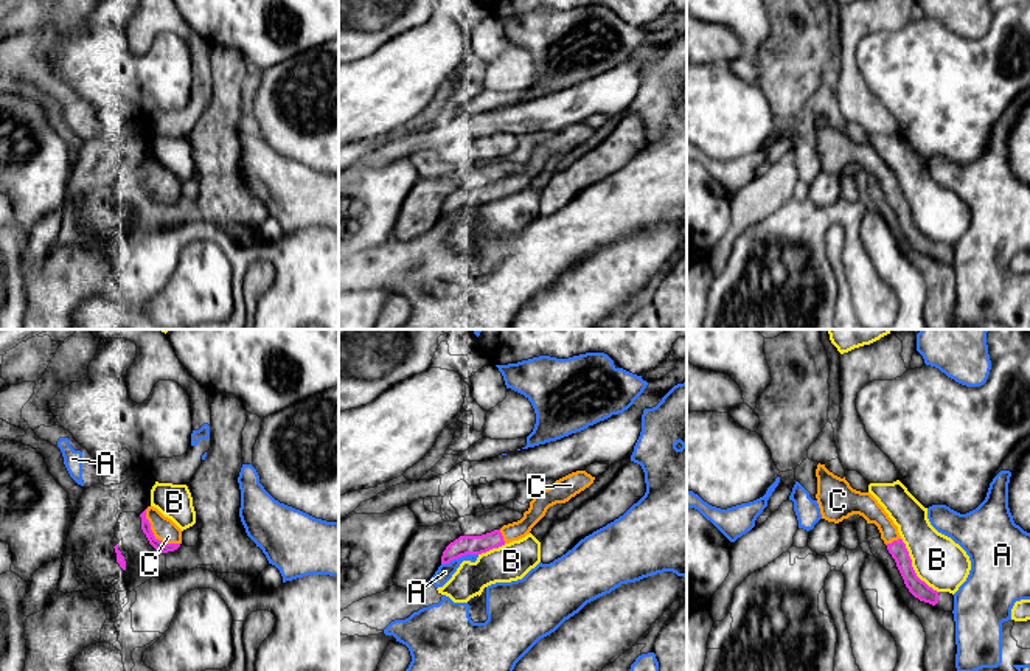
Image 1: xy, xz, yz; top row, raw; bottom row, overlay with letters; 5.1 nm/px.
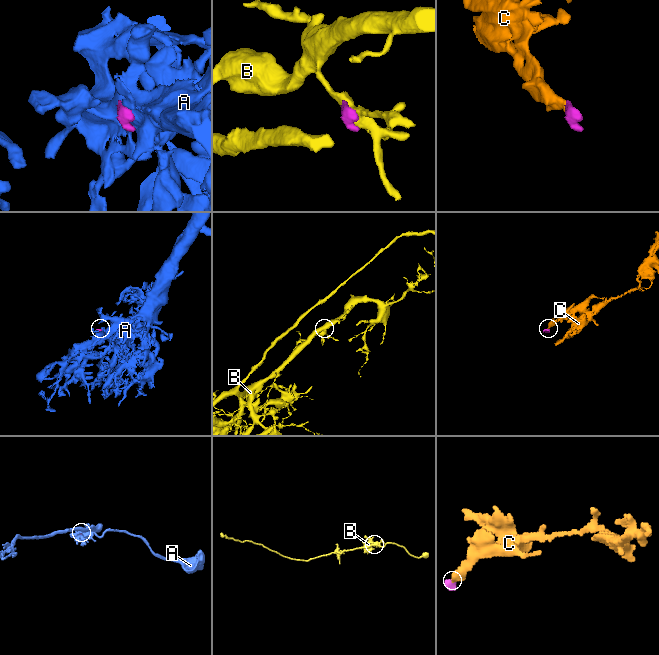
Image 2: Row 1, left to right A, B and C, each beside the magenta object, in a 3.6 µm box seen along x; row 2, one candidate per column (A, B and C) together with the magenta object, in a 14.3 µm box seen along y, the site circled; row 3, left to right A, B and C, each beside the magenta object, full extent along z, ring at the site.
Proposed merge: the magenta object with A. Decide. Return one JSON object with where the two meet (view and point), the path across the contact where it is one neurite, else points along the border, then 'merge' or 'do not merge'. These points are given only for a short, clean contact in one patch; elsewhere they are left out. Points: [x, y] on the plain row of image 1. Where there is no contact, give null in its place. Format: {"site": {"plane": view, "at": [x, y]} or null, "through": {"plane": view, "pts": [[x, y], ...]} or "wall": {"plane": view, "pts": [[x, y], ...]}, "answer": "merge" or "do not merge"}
{"site": {"plane": "xz", "at": [459, 208]}, "answer": "do not merge"}

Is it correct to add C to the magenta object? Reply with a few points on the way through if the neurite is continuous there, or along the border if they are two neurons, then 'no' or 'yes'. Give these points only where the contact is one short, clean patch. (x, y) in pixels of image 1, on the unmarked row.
runs through xy (157, 196), (153, 187), (163, 180); yes

